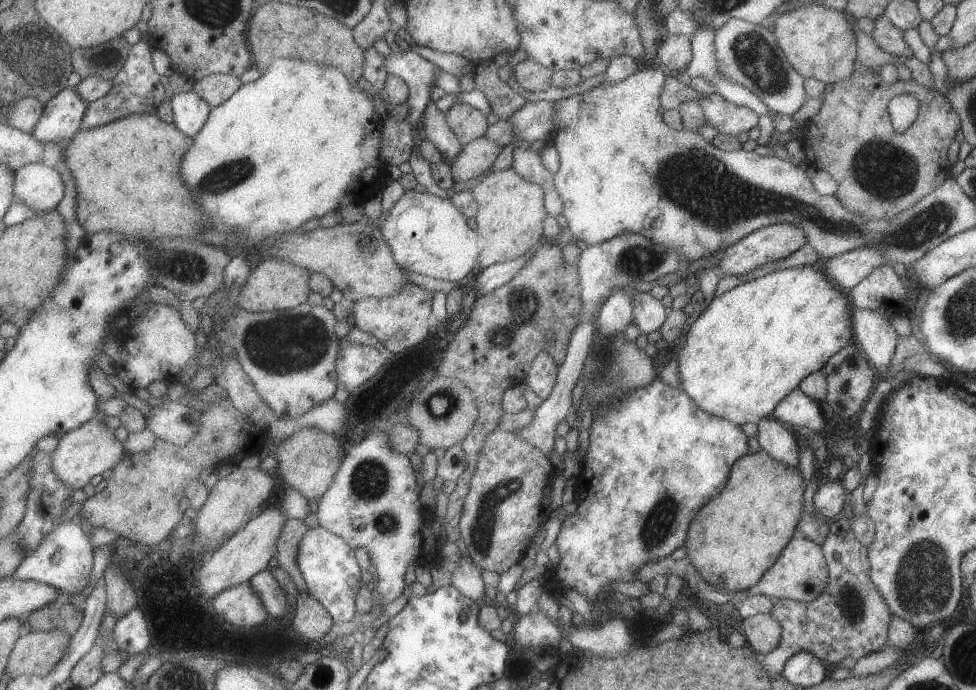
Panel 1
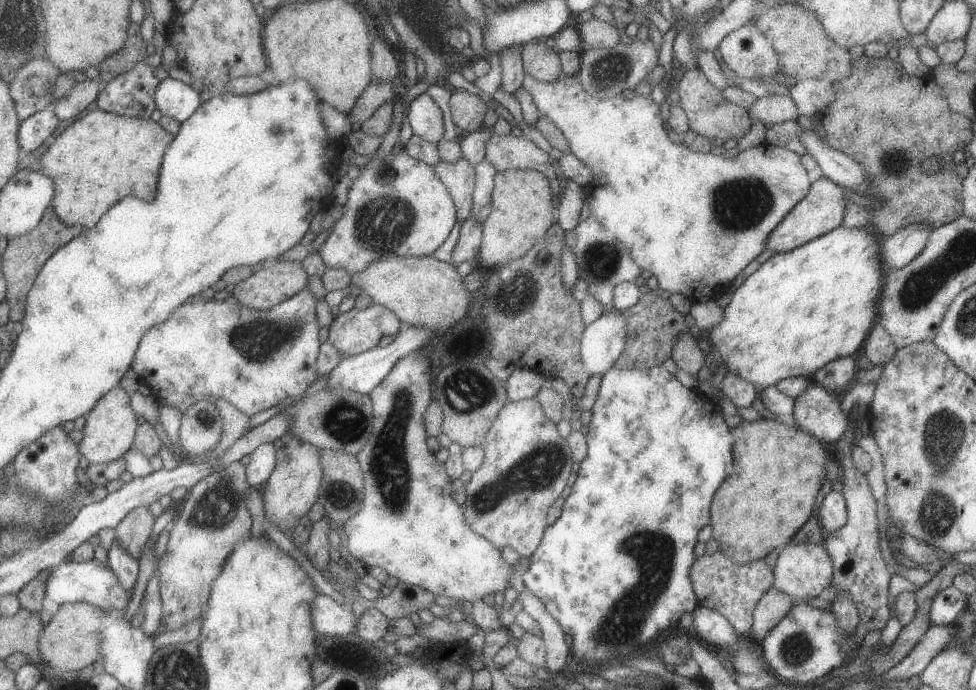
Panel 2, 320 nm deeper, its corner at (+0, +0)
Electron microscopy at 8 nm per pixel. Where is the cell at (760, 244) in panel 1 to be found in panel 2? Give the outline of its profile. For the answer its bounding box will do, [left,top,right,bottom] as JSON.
[766,177,850,253]

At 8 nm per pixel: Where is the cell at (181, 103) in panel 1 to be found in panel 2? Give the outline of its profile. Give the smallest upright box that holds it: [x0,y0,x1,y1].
[154,77,201,123]

